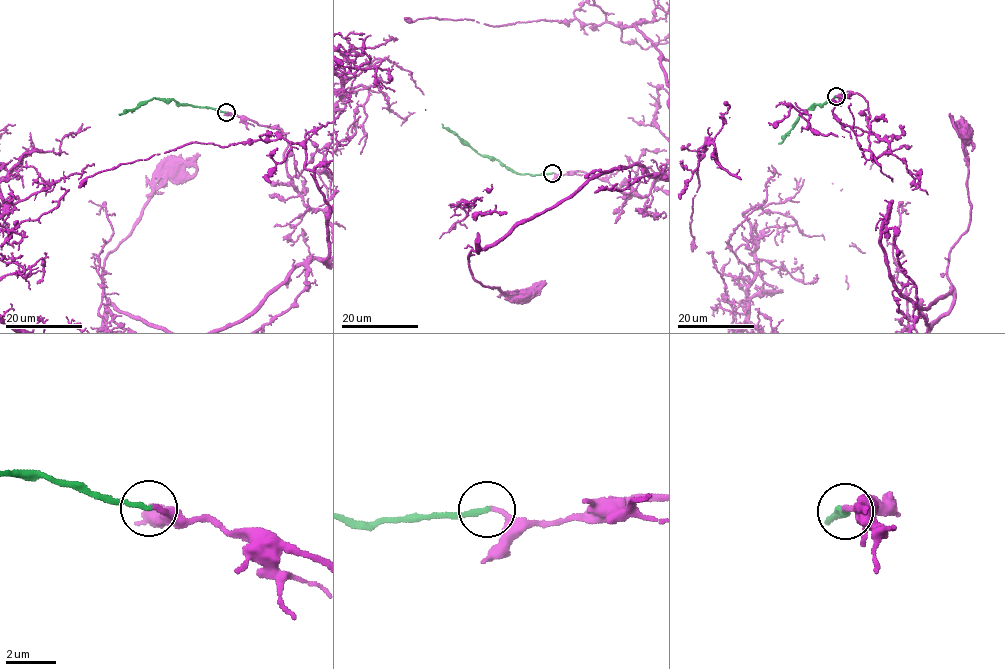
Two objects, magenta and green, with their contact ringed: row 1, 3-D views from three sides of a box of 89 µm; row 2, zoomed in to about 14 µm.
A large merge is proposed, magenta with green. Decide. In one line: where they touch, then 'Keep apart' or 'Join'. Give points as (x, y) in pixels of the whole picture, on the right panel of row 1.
Place: (836, 96). Join

